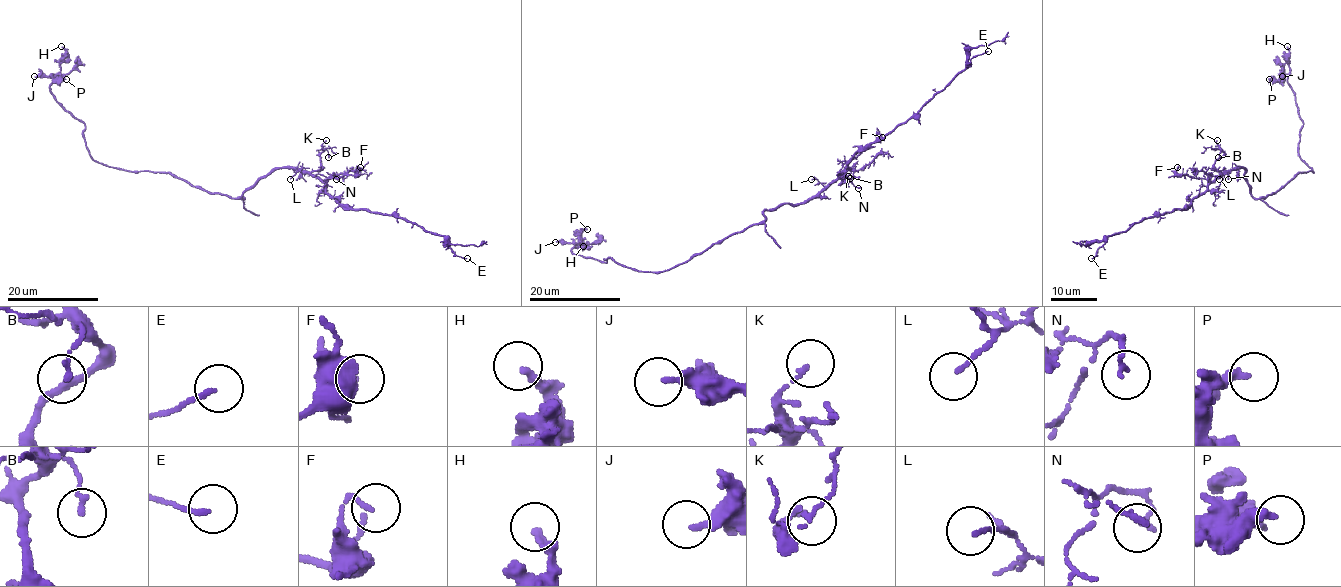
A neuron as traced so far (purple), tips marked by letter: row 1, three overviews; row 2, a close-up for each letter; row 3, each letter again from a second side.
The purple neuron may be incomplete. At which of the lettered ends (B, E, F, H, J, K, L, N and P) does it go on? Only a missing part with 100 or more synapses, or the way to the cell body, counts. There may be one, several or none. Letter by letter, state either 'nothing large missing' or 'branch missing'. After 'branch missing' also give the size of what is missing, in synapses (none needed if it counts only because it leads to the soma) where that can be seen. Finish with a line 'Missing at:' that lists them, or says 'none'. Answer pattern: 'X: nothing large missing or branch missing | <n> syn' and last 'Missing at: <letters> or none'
B: nothing large missing
E: nothing large missing
F: nothing large missing
H: nothing large missing
J: nothing large missing
K: nothing large missing
L: nothing large missing
N: nothing large missing
P: nothing large missing
Missing at: none

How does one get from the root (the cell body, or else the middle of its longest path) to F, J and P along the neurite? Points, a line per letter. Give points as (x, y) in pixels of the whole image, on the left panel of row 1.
F: (249, 189), (277, 168), (301, 168), (324, 181), (354, 175), (356, 167), (360, 167)
J: (249, 189), (243, 198), (229, 197), (169, 173), (96, 162), (84, 124), (56, 99), (52, 78), (34, 76)
P: (249, 189), (243, 198), (229, 197), (169, 173), (96, 162), (84, 124), (51, 91), (54, 79), (66, 79)

